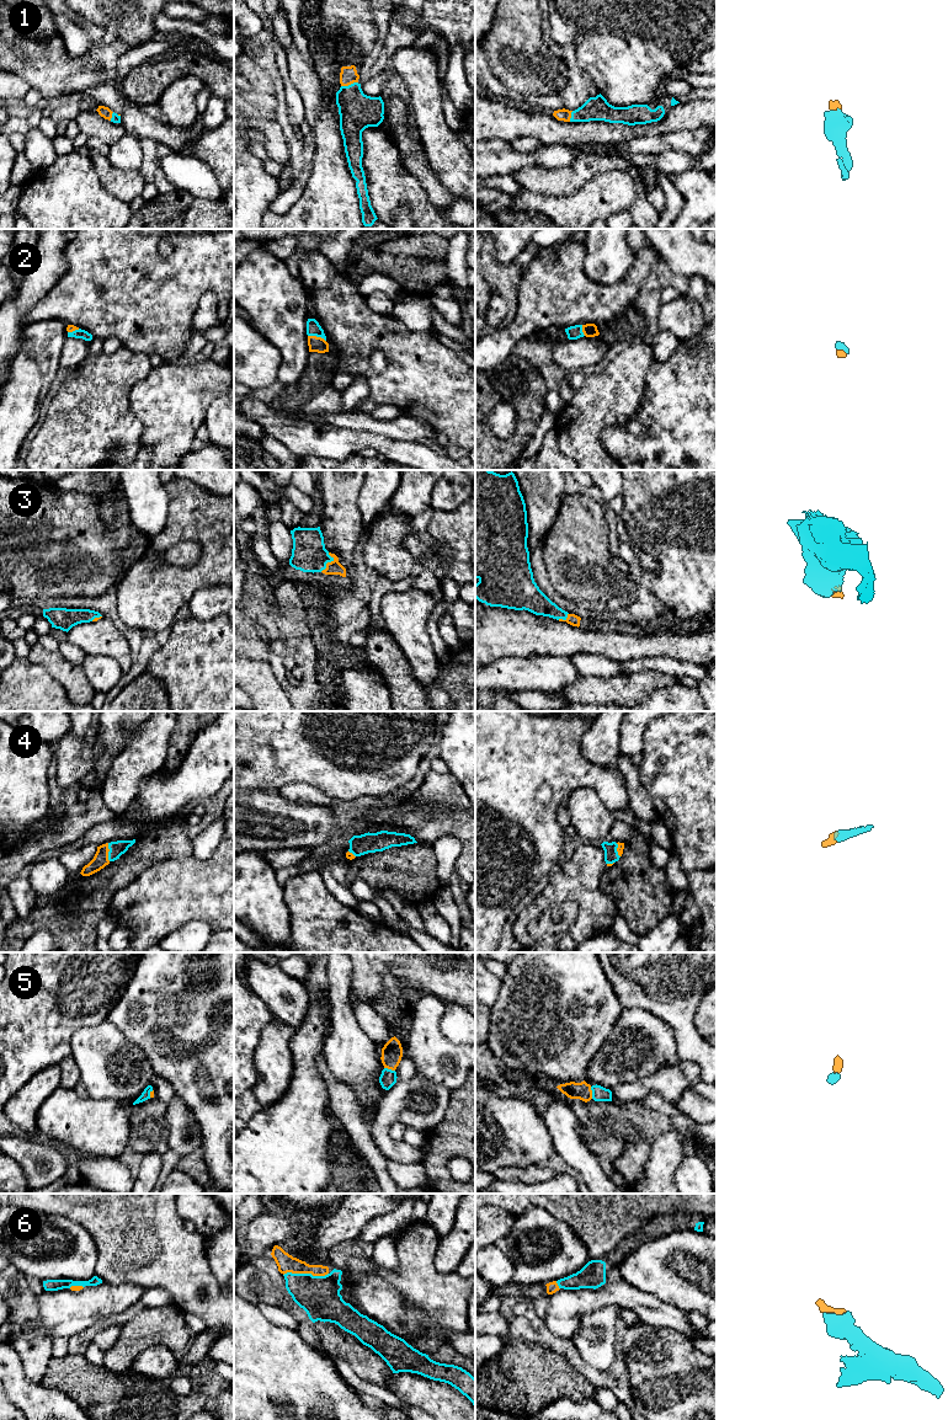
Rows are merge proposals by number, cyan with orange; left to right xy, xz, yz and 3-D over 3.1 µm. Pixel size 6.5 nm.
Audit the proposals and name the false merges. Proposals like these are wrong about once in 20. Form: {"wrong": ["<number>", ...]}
{"wrong": []}

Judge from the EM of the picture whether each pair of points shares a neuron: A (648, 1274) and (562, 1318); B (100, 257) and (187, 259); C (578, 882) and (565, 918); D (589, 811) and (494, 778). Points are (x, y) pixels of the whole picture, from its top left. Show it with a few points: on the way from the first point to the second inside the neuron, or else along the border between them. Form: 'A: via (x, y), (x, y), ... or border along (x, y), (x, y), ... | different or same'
A: border along (622, 1277), (634, 1287), (655, 1297) | different
B: via (122, 263), (165, 263) | same
C: border along (579, 906), (563, 901), (544, 912) | different
D: border along (591, 788), (576, 788), (564, 801) | different

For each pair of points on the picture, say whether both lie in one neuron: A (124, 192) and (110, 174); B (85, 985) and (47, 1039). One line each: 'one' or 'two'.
A: one
B: one

